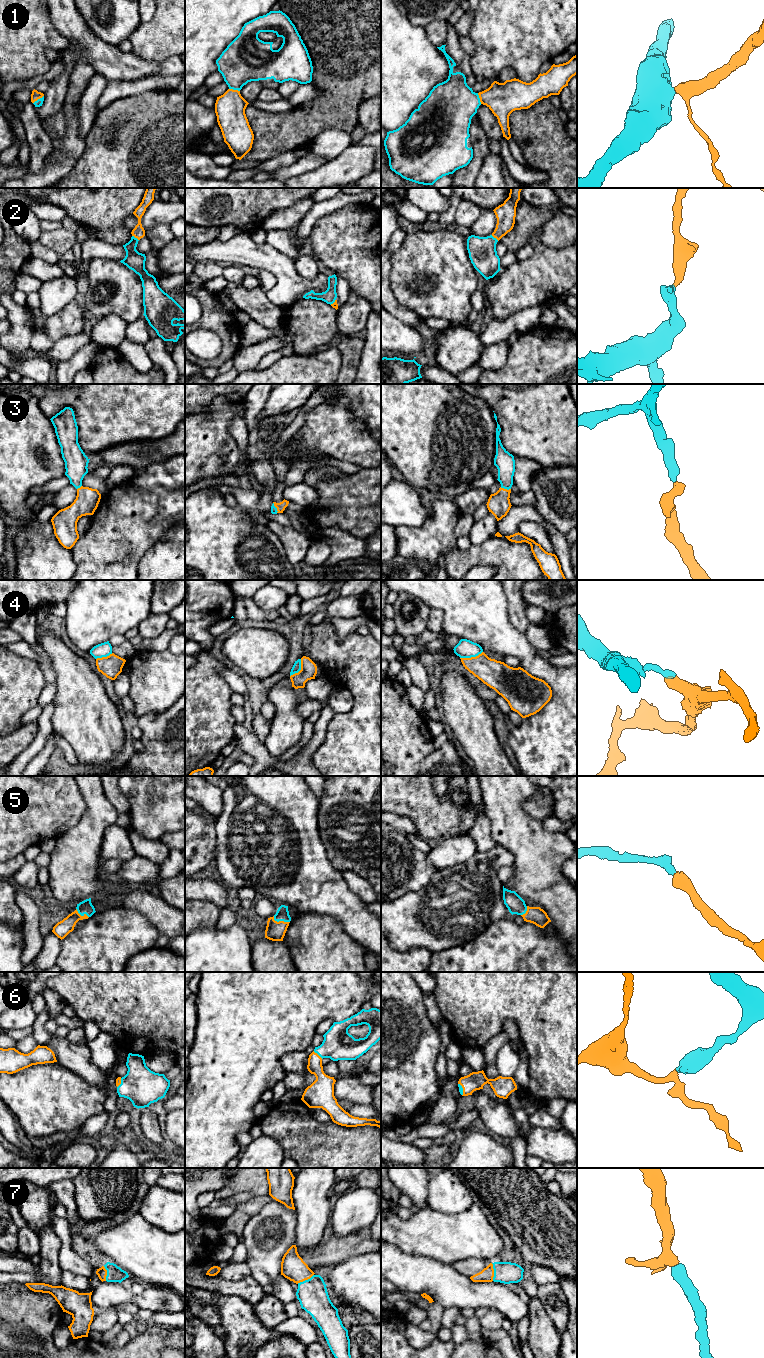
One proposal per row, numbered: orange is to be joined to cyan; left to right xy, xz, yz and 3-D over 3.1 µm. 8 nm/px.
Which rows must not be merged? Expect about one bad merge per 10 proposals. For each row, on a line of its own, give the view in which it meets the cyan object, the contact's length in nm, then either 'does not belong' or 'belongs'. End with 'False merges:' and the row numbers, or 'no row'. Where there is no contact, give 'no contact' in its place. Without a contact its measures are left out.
1: contact in xy; length 110 nm; belongs
2: contact in xy; length 70 nm; belongs
3: contact in yz; length 90 nm; belongs
4: contact in yz; length 190 nm; does not belong
5: contact in xz; length 140 nm; belongs
6: contact in xz; length 100 nm; belongs
7: contact in yz; length 140 nm; belongs
False merges: 4

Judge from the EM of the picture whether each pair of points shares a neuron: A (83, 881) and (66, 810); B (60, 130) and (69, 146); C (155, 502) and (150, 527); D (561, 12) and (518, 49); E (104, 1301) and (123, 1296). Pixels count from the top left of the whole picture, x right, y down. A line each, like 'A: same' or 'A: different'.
A: different
B: different
C: same
D: same
E: same

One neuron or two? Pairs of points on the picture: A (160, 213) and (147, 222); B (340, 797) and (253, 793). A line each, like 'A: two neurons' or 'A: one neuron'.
A: one neuron
B: two neurons

